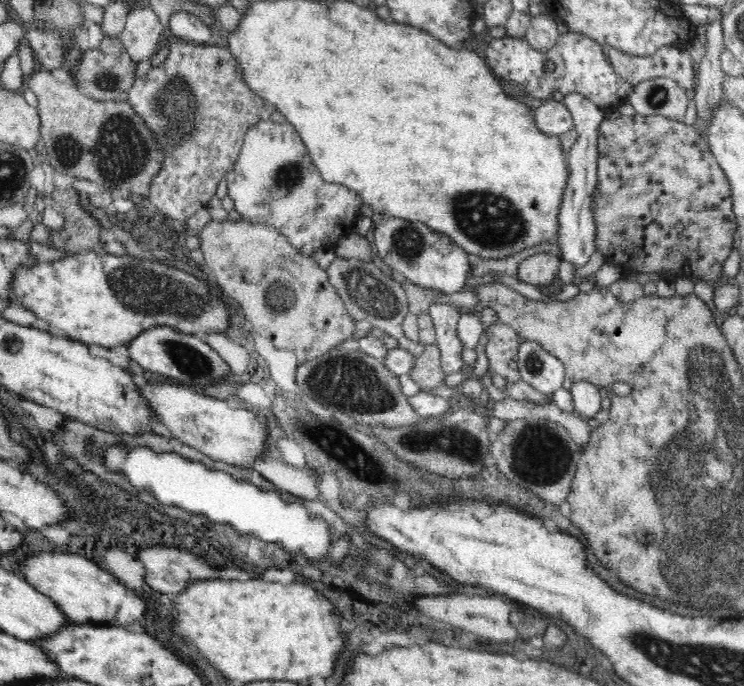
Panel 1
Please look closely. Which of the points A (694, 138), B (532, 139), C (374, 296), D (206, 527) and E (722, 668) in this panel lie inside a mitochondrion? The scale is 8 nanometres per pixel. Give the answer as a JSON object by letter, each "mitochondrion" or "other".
{"A":"other","B":"other","C":"mitochondrion","D":"other","E":"mitochondrion"}

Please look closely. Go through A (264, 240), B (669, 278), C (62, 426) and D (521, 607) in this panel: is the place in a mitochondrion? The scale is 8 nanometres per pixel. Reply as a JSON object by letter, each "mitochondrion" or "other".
{"A":"other","B":"other","C":"other","D":"other"}

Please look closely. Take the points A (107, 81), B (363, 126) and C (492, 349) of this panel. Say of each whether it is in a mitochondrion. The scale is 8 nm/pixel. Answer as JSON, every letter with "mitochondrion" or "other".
{"A":"mitochondrion","B":"other","C":"other"}

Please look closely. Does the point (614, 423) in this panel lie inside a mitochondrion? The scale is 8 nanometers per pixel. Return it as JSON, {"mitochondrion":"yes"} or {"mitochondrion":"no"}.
{"mitochondrion":"no"}

